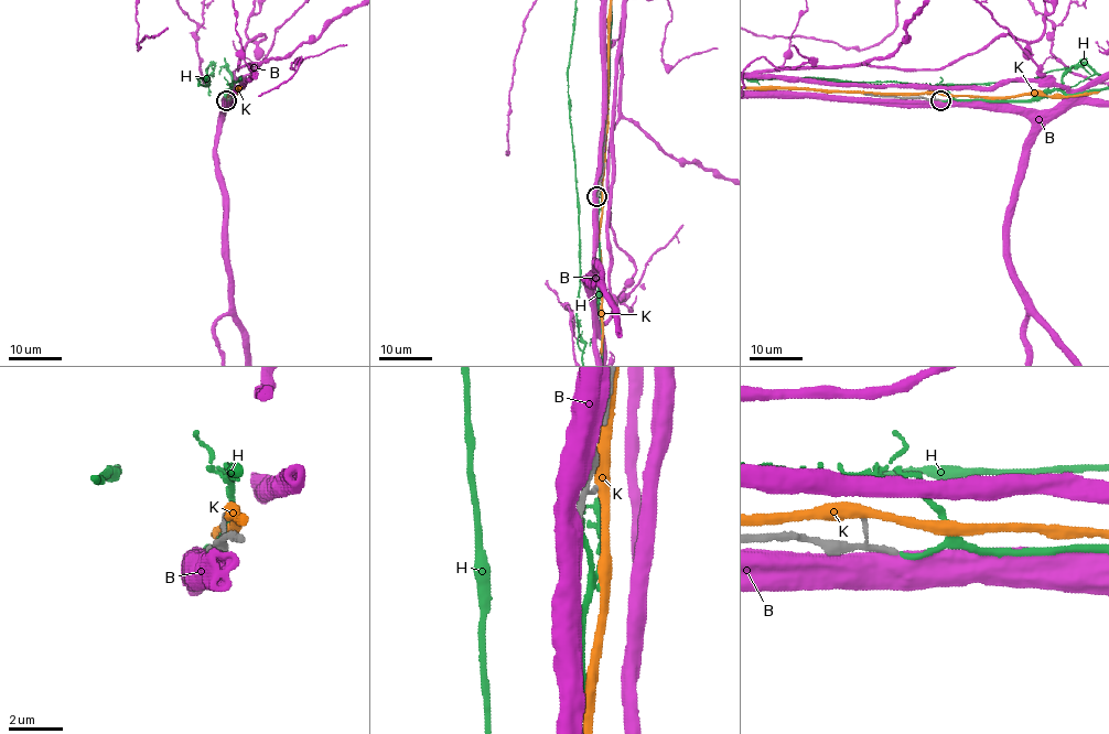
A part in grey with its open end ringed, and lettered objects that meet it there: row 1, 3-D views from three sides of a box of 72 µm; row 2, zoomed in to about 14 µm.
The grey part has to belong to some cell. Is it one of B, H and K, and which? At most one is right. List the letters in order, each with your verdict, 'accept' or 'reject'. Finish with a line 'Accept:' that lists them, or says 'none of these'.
B: reject
H: accept
K: reject
Accept: H

